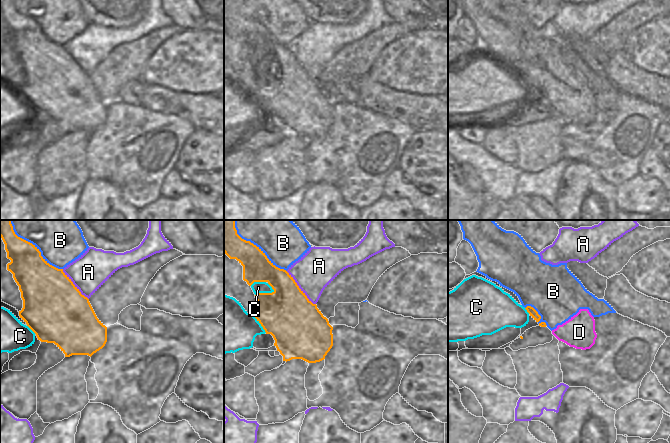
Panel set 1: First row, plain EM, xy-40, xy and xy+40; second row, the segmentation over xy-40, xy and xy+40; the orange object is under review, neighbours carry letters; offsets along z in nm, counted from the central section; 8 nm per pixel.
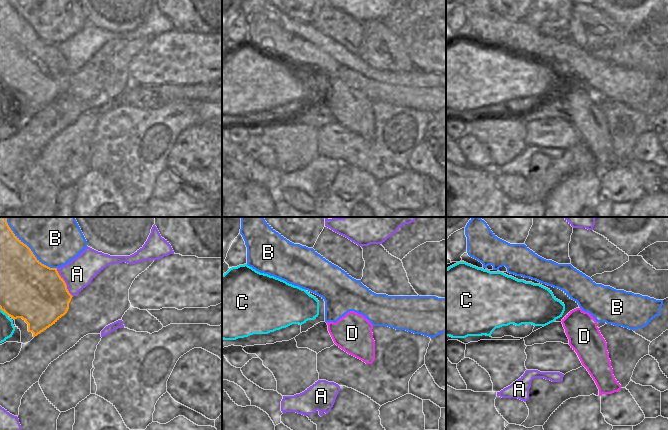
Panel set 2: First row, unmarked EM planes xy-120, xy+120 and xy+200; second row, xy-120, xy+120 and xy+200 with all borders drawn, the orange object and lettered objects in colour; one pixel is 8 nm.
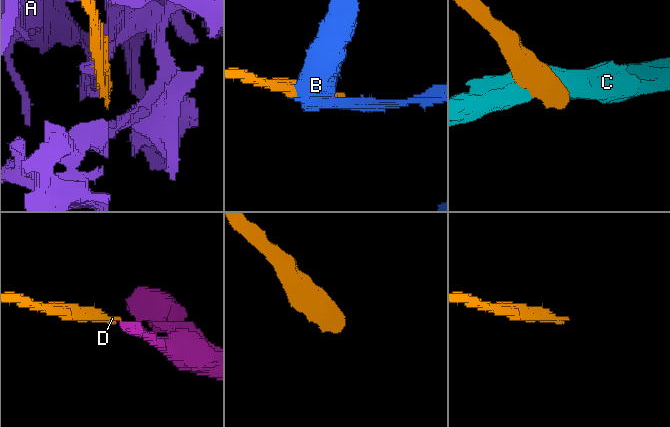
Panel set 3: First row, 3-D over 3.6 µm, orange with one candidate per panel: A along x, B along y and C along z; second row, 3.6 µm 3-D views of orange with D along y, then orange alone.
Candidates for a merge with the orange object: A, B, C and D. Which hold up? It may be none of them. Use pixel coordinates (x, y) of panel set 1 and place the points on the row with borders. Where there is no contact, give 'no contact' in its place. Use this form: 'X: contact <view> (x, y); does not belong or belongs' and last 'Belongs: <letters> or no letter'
A: contact xy (299, 288); does not belong
B: contact xy (255, 245); does not belong
C: contact xy (264, 293); does not belong
D: no contact; belongs
Belongs: D

